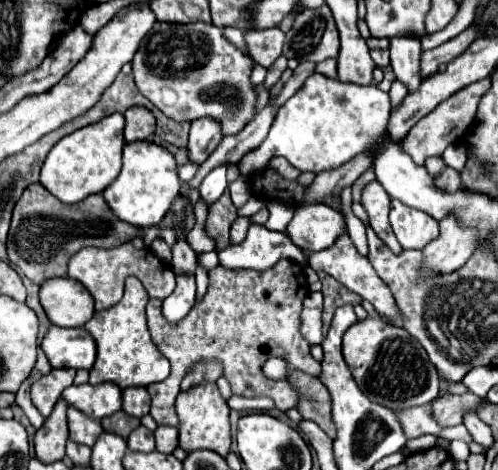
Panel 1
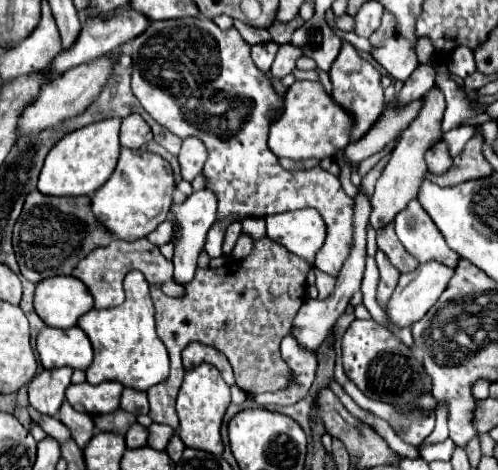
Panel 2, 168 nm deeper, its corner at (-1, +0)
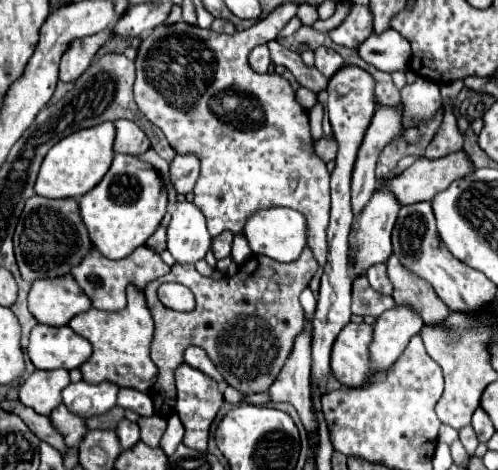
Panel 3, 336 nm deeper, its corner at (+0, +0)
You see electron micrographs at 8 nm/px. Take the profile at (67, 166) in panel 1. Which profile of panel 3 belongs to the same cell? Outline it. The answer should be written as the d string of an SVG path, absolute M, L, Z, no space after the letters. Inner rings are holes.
M108 121L108 123L82 129L64 137L44 157L38 179L36 179L36 187L34 187L36 193L48 199L64 199L64 197L80 199L84 193L94 189L112 165L114 135L116 135L114 123Z

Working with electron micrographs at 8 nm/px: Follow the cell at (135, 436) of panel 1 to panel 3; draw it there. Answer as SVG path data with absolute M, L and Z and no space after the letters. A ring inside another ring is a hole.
M128 419L120 421L116 433L118 433L118 439L120 439L122 449L130 449L130 447L134 447L140 441L140 429L138 429L138 425L136 423L130 423Z

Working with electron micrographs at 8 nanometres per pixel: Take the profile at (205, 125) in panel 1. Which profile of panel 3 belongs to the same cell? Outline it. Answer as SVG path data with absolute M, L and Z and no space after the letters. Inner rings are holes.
M186 153L186 155L176 155L170 163L170 177L172 177L172 185L178 193L190 193L196 185L200 173L200 165L198 165L198 157Z

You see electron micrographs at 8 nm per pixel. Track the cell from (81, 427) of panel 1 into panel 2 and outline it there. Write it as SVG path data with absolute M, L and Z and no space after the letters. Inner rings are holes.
M65 401L59 409L59 421L69 427L71 431L71 437L73 441L83 449L87 445L87 441L93 437L95 433L95 425L93 425L93 419L91 415L87 413L79 413L75 409L71 409L71 405Z

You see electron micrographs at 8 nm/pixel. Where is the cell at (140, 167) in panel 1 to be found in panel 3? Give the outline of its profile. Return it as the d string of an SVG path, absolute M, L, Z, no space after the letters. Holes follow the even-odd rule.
M114 155L112 167L100 185L80 199L80 215L86 221L94 247L106 257L120 259L144 245L158 229L166 215L166 205L168 189L164 187L160 173L154 171L150 163L144 163L134 155Z

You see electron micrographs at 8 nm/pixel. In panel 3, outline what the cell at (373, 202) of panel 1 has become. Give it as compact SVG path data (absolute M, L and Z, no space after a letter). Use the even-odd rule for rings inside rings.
M394 253L388 257L386 267L388 267L388 277L394 285L392 297L396 303L414 305L420 311L424 323L438 323L446 319L448 307L436 297L434 289L430 289L426 281L414 277L410 269L404 269L404 265L398 261L398 257L394 257Z

